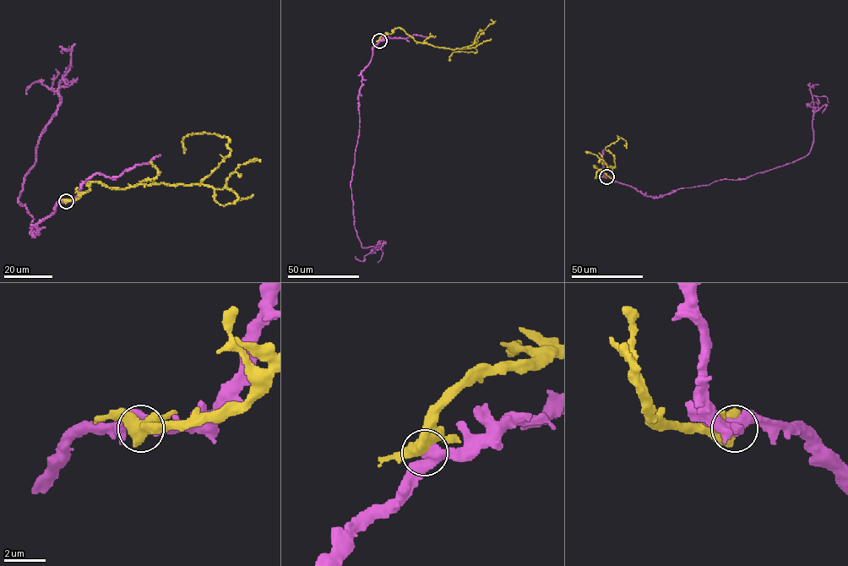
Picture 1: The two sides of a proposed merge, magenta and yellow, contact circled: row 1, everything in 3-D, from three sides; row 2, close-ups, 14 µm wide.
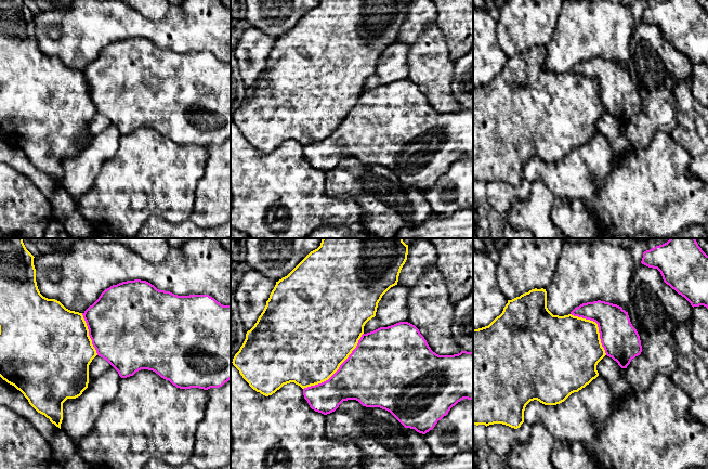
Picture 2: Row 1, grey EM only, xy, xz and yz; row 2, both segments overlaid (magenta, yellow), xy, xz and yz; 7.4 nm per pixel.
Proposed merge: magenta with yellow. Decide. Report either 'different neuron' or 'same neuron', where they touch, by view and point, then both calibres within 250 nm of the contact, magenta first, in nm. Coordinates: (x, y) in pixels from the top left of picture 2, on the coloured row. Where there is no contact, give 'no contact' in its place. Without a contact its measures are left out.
different neuron; contact xz (339, 368); calibres 440 and 480 nm

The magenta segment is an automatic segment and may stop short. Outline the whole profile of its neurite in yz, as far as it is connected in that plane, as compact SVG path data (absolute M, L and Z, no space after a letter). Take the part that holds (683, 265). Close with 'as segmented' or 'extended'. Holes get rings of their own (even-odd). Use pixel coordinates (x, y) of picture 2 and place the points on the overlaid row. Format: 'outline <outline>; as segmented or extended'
outline M670 238L667 243L644 251L641 263L657 269L664 282L693 308L704 305L708 309L708 256L695 238Z; as segmented

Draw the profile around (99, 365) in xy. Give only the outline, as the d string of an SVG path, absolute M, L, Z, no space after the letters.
M96 355L89 365L89 383L99 376L103 375L112 365L103 357Z

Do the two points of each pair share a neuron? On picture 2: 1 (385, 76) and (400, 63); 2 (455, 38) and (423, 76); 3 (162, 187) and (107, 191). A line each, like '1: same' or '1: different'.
1: same
2: different
3: same

